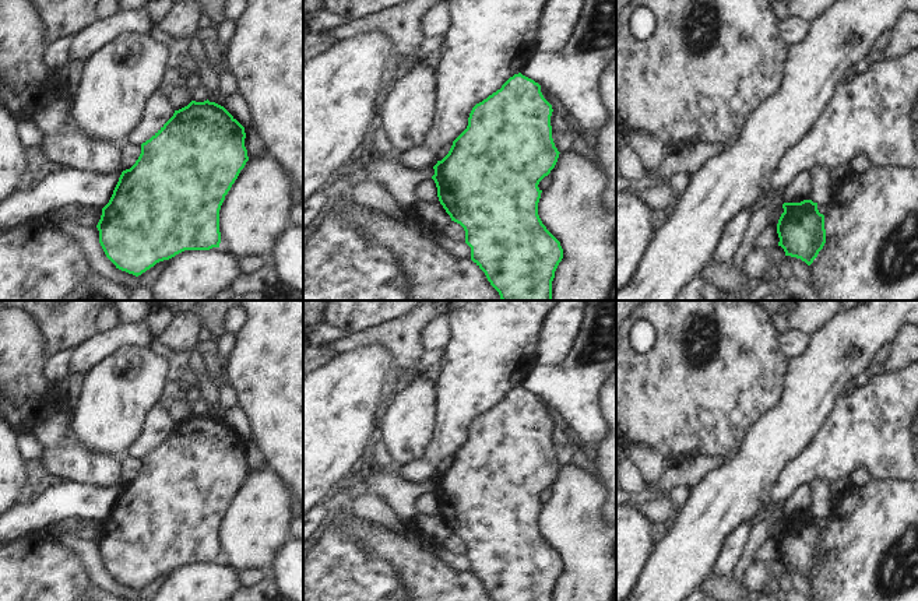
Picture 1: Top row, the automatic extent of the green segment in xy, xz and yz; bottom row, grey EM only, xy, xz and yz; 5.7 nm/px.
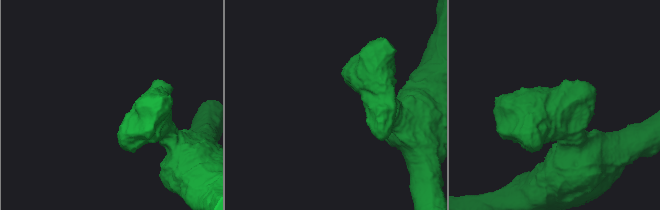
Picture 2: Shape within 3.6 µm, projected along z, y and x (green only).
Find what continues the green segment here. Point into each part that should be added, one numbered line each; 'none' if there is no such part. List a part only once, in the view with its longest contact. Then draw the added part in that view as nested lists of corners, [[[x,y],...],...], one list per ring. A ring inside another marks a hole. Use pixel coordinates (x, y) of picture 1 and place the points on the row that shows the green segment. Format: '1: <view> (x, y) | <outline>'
none

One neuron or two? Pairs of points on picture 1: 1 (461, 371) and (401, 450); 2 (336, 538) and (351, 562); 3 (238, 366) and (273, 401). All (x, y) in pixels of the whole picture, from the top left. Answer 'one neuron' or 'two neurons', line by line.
1: two neurons
2: one neuron
3: one neuron

